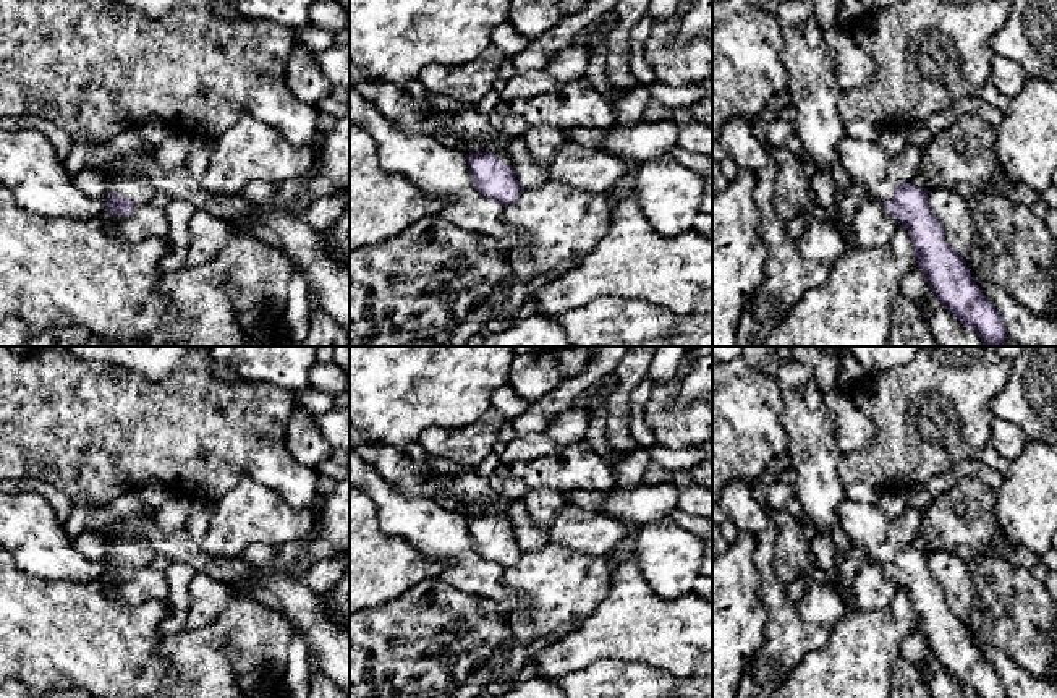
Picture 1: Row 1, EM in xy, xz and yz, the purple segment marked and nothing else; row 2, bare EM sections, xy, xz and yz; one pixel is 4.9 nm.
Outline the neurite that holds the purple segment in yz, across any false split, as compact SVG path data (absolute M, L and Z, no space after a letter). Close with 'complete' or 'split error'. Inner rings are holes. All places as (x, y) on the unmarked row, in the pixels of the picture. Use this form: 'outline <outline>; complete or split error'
outline M850 497L837 509L837 526L853 547L884 567L889 580L906 589L916 630L945 672L978 698L1008 698L995 669L974 646L966 624L947 606L944 589L929 570L928 552L911 546L895 549L887 534L889 518L876 505Z; split error

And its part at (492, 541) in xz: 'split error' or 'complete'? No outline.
split error

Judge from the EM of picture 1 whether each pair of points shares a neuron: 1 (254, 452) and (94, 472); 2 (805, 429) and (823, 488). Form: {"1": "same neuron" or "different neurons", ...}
{"1": "same neuron", "2": "same neuron"}

